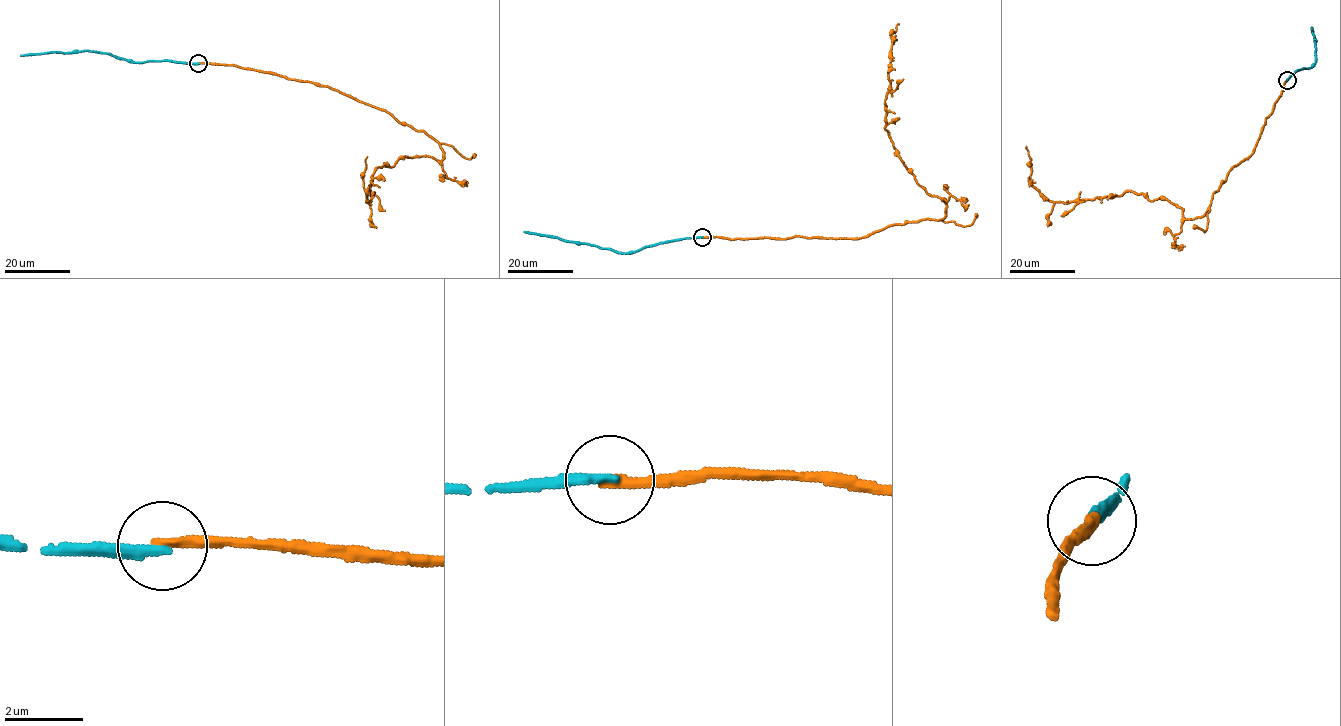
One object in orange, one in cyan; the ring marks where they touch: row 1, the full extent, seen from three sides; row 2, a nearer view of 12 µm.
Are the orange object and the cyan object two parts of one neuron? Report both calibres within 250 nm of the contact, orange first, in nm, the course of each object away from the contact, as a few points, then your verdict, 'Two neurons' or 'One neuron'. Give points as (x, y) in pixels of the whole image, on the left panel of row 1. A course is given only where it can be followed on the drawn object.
Thickness 280 nm (orange) against 280 nm. Course of orange: (199, 63), (337, 89), (424, 131), (444, 157), (400, 157), (379, 167), (368, 204), (362, 173), (367, 156). Course of cyan: (199, 63), (138, 63), (87, 50), (21, 56). Two neurons

